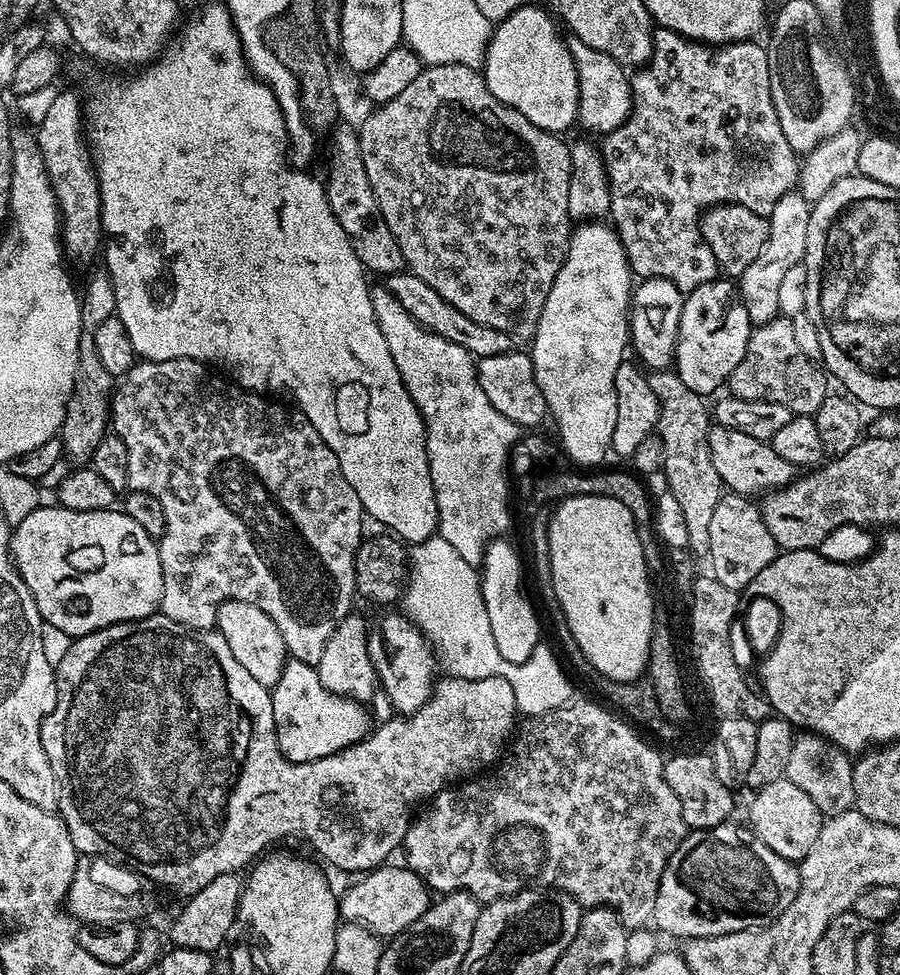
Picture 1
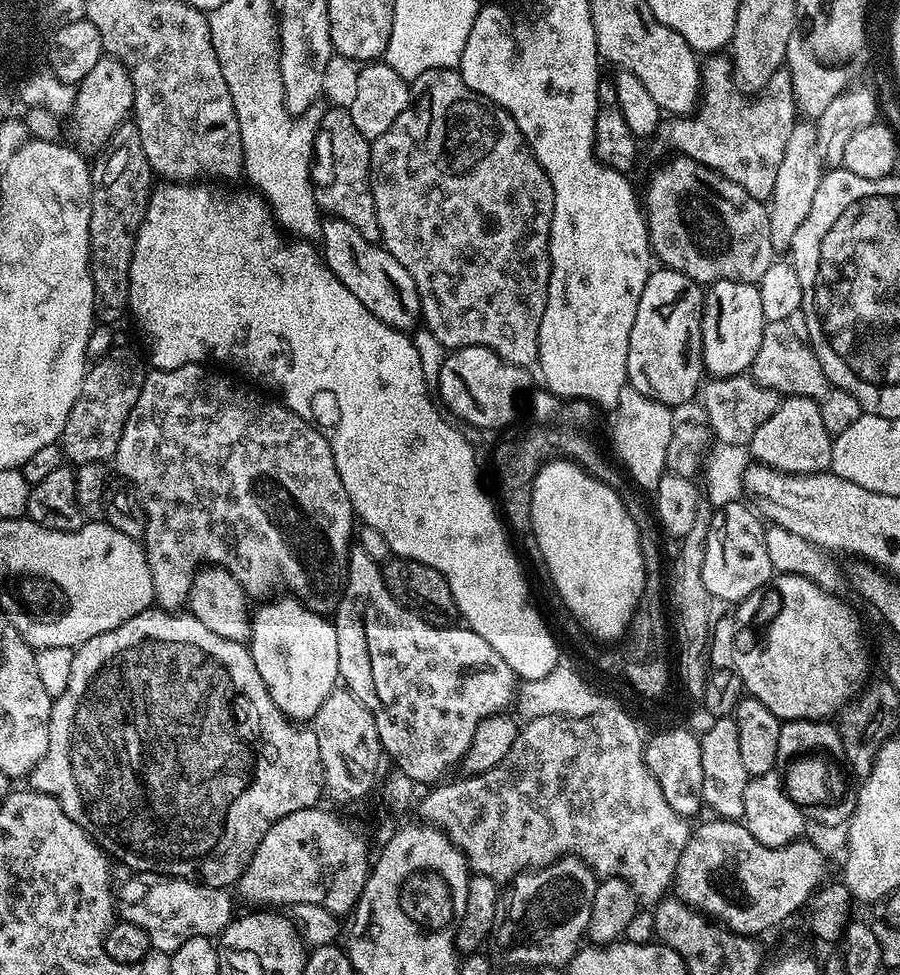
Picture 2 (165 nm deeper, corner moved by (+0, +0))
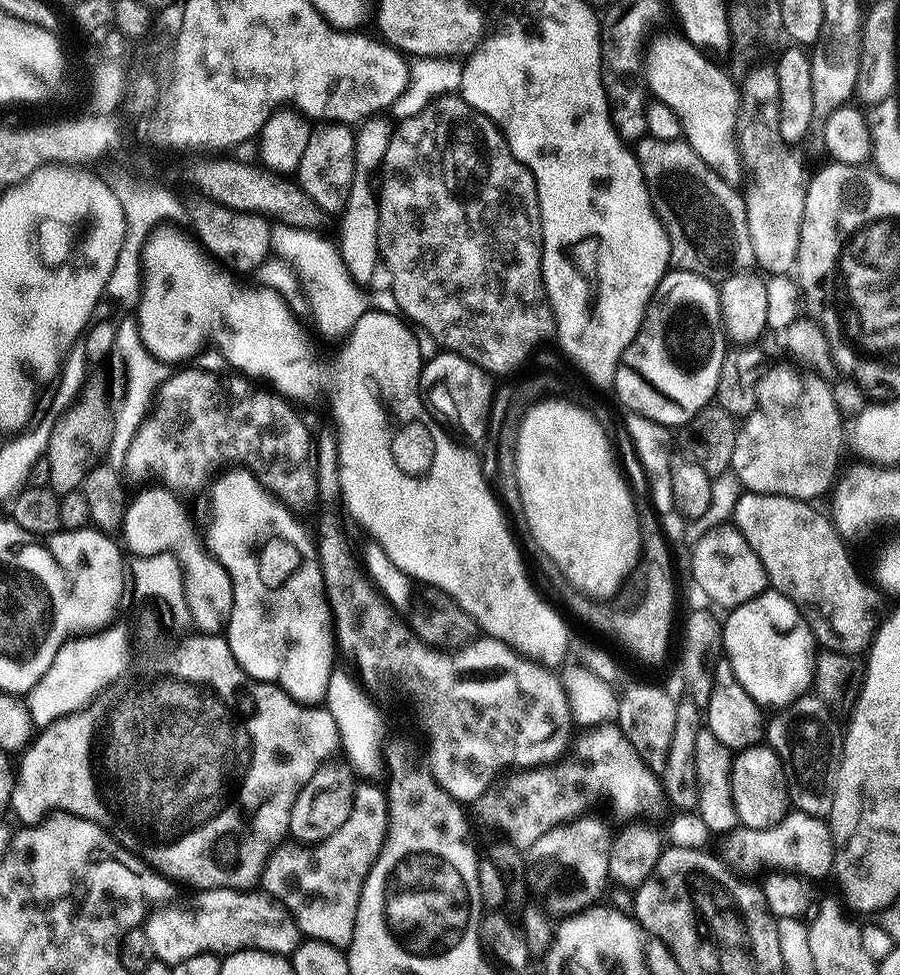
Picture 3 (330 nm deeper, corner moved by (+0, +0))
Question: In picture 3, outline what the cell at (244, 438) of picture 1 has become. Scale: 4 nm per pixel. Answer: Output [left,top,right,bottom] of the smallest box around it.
[123,366,318,514]

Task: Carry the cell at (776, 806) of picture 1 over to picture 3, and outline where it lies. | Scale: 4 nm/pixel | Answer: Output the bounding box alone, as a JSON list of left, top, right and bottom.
[730,743,790,830]

